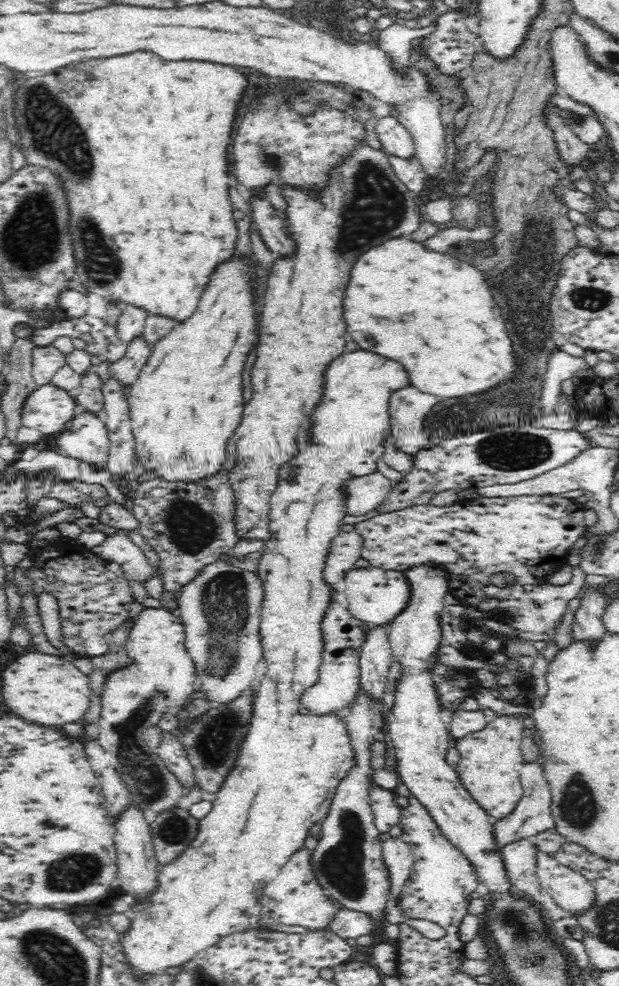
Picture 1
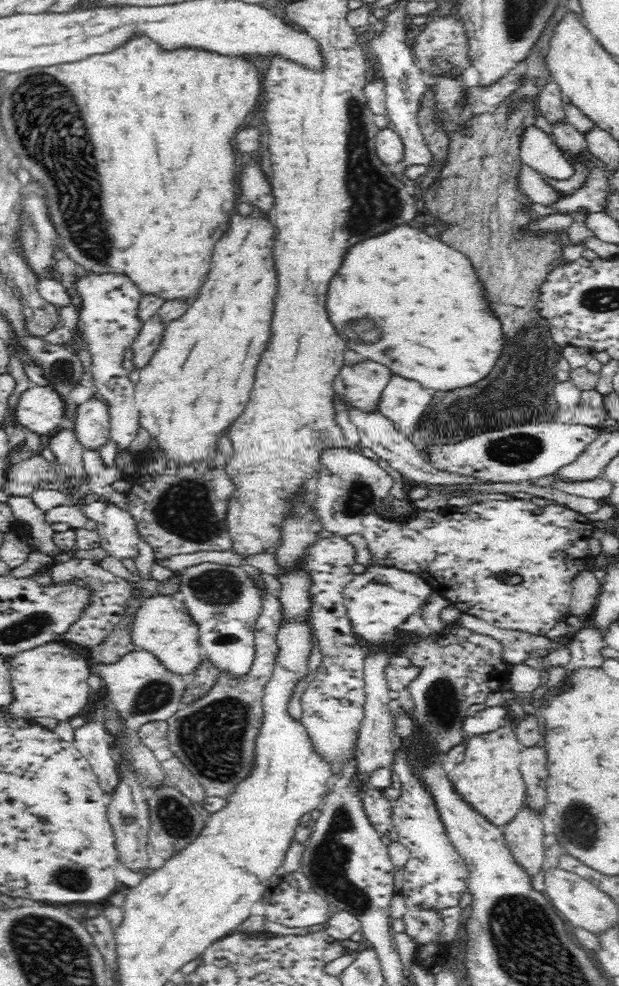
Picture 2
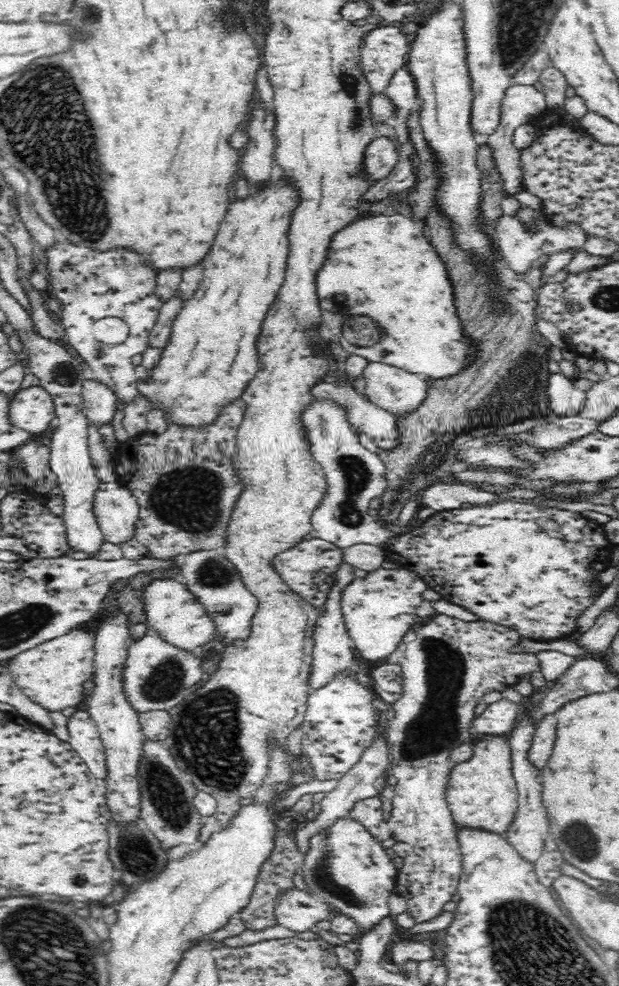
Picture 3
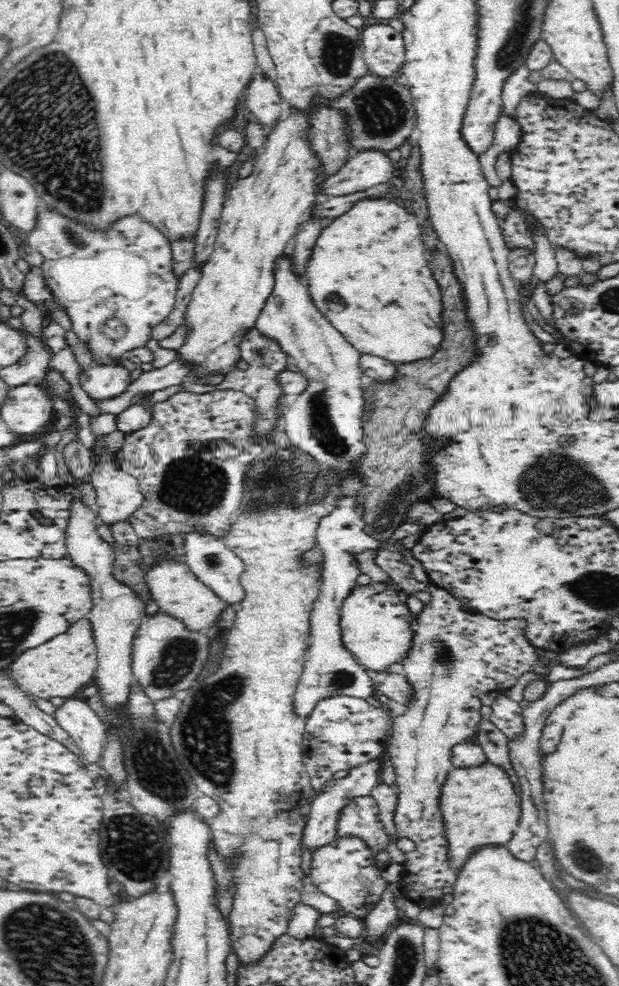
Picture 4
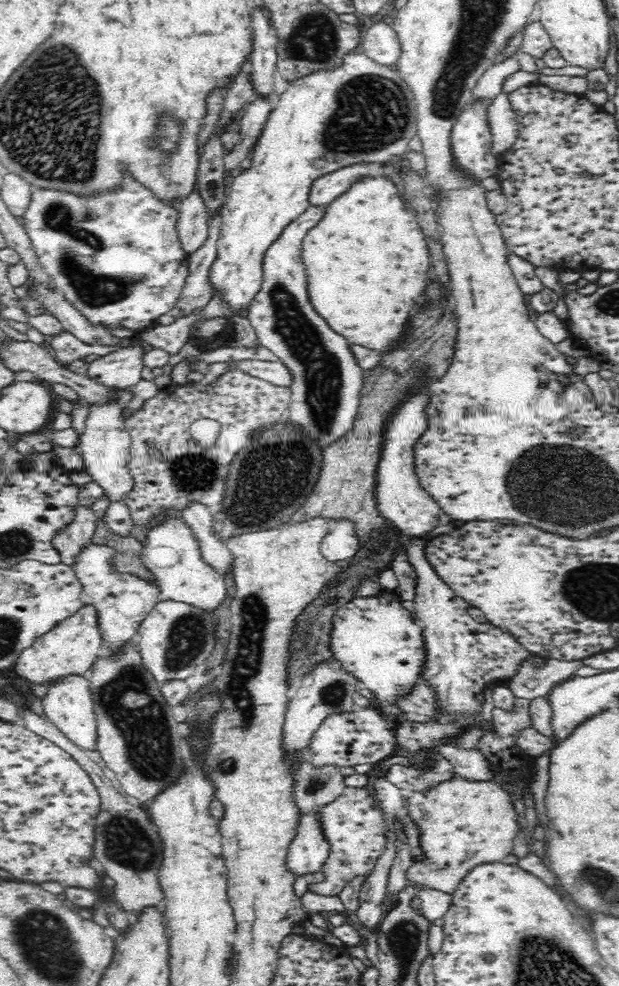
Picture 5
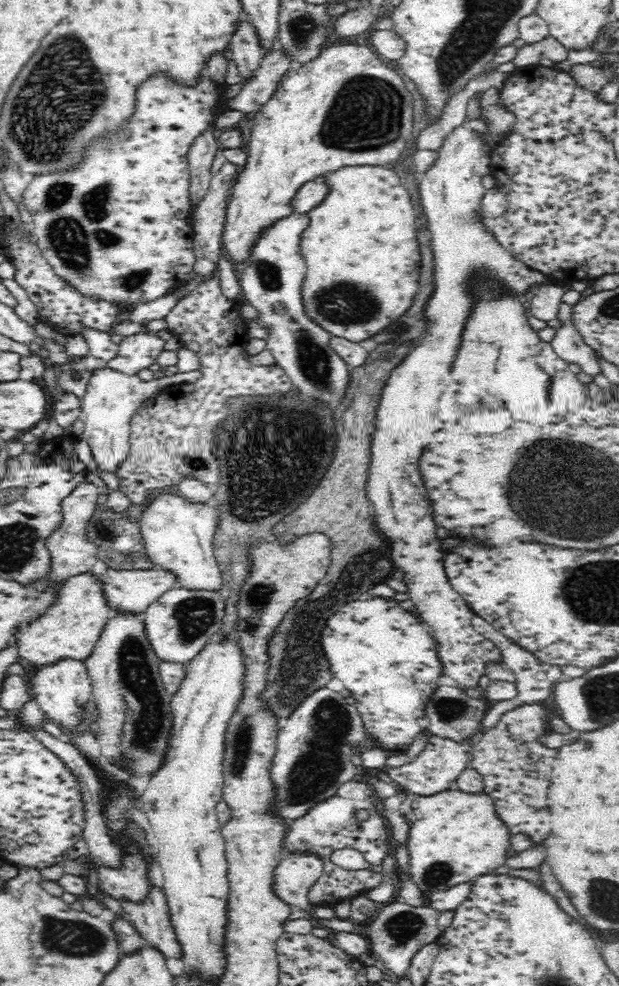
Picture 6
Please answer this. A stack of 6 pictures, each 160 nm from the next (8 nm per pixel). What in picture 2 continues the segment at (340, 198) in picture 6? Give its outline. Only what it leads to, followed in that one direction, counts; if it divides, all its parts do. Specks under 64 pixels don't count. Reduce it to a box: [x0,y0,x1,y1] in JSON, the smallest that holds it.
[327,224,504,392]

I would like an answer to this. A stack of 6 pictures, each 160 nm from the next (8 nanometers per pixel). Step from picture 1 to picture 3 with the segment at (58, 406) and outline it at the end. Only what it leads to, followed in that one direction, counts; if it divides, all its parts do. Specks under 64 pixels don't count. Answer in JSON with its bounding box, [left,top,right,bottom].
[8,386,57,435]

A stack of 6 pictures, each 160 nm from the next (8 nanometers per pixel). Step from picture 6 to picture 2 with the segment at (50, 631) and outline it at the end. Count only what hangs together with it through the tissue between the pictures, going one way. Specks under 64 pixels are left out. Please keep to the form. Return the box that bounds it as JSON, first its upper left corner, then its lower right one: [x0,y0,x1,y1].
[8,640,92,722]

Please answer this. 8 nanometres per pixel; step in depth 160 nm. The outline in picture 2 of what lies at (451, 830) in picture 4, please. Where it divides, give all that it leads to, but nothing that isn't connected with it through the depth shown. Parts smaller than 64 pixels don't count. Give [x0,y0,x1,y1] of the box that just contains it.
[448,715,525,826]

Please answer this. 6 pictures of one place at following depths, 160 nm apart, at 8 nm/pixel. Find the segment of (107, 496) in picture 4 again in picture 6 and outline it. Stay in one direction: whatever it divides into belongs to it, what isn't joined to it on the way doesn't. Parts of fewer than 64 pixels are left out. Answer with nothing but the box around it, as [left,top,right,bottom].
[79,368,202,474]

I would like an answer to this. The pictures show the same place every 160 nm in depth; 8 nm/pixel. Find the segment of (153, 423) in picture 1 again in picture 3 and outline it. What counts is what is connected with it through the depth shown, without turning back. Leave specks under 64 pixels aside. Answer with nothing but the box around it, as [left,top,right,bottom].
[138,174,296,431]

